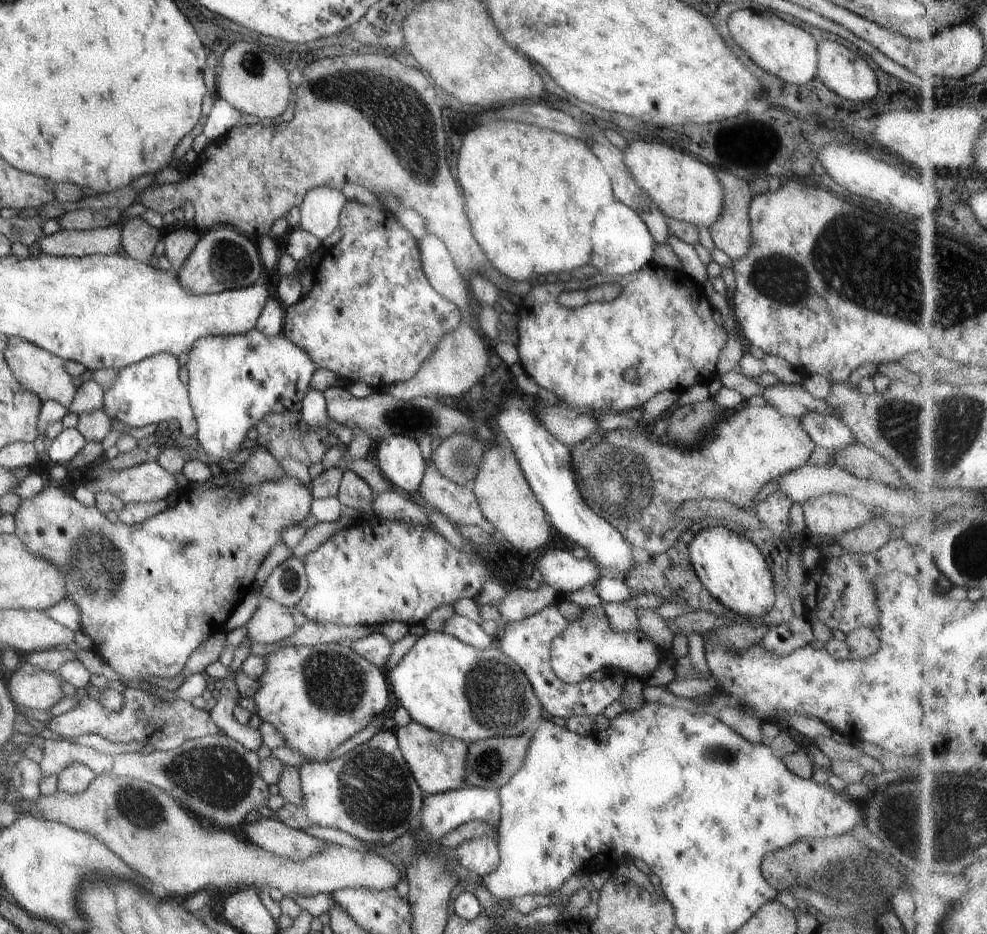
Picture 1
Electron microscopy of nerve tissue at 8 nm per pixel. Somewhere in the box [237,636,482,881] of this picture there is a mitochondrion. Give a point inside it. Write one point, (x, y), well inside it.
(373, 787)

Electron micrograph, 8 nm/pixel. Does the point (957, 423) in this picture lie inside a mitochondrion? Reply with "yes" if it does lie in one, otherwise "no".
yes

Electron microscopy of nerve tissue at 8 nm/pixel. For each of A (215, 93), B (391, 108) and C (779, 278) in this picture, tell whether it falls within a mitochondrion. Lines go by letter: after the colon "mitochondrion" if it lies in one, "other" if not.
A: other
B: mitochondrion
C: mitochondrion

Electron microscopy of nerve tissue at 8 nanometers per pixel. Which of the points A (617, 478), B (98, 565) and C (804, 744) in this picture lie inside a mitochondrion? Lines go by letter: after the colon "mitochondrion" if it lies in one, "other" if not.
A: mitochondrion
B: mitochondrion
C: other

